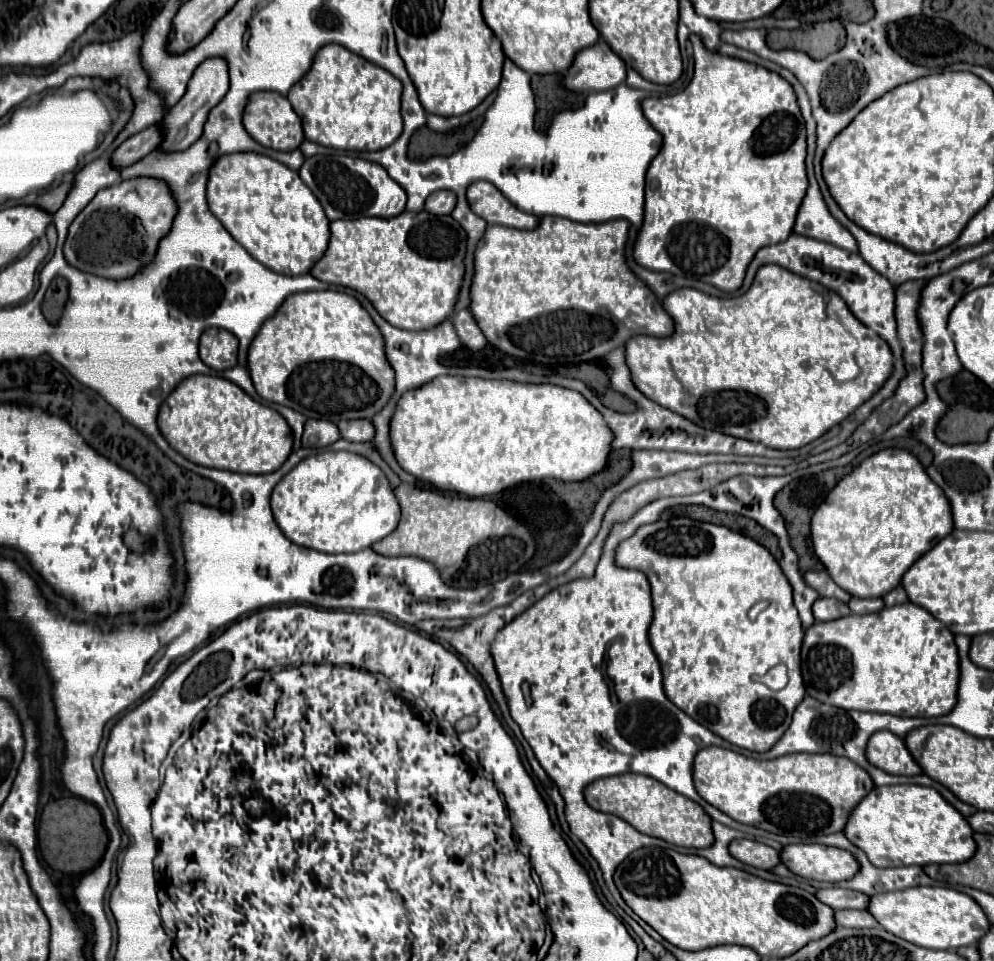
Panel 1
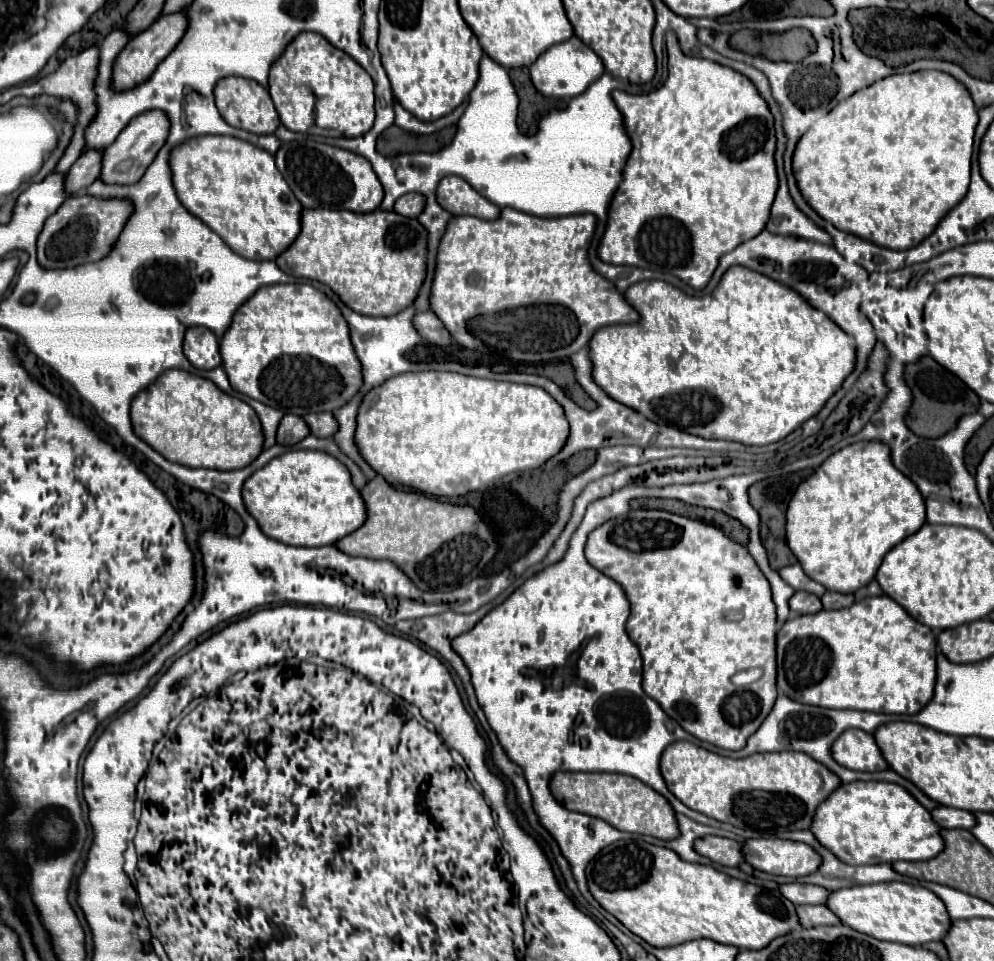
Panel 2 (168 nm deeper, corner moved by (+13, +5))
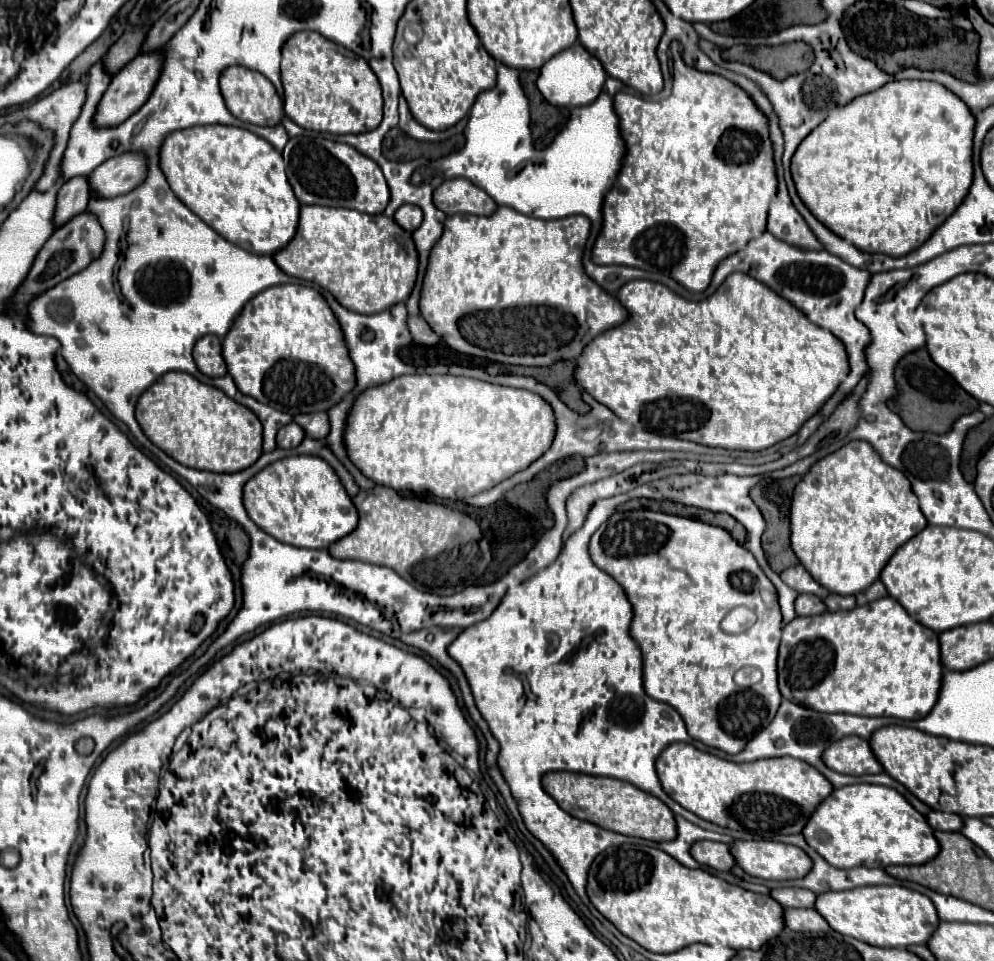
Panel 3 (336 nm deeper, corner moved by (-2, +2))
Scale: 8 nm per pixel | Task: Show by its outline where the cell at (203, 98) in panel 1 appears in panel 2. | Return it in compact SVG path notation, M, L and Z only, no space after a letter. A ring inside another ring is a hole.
M146 111L138 117L134 117L128 127L118 135L118 139L108 145L102 151L102 171L100 171L100 181L104 183L116 183L116 185L132 185L140 181L148 165L154 161L158 149L164 145L168 137L168 117L164 117L162 111Z

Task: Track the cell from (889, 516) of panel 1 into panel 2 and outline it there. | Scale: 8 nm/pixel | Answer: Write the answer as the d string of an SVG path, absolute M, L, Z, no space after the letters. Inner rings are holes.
M856 441L832 453L796 487L786 509L786 545L796 555L808 577L824 585L828 591L854 593L874 579L884 555L908 535L916 533L924 521L924 499L918 487L906 475L894 469L890 449L878 441Z

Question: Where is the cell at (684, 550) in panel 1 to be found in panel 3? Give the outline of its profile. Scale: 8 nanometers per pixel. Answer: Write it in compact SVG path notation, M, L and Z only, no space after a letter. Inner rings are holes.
M643 508L619 512L599 526L599 530L591 536L589 554L603 572L623 586L633 606L635 616L631 622L631 636L643 652L645 692L659 702L671 704L685 720L693 740L719 748L727 754L741 752L747 740L771 724L781 706L781 692L777 684L777 656L783 628L781 608L777 600L773 608L765 606L763 596L777 596L777 590L759 568L755 556L737 544L737 540L723 528ZM737 606L751 608L757 614L757 622L741 634L727 634L721 630L721 620Z

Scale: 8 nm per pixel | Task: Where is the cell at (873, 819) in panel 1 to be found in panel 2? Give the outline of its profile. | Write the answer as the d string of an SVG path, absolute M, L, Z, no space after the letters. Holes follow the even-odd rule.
M852 781L840 785L828 799L818 805L816 817L810 825L812 835L820 841L822 847L830 849L840 861L848 865L870 865L870 863L894 863L894 861L926 861L932 859L944 849L940 837L940 827L932 821L930 813L900 785L884 781Z

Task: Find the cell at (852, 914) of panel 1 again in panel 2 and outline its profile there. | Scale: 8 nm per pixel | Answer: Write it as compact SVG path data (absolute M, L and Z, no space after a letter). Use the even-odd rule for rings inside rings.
M798 905L796 913L800 917L800 925L806 929L816 925L840 925L840 919L826 905Z

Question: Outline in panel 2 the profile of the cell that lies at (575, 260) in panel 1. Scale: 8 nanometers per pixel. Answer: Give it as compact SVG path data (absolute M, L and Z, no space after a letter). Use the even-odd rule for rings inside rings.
M504 207L500 209L498 219L494 221L484 221L478 217L470 217L470 215L456 215L448 221L446 231L440 239L438 245L438 253L436 253L436 269L434 269L434 279L432 279L432 291L430 291L430 309L432 313L442 321L442 325L448 329L448 333L452 335L452 339L460 345L460 347L468 347L480 353L502 353L508 359L516 361L516 363L548 363L548 361L560 361L560 359L568 359L570 355L574 355L576 351L580 351L582 347L588 345L590 337L594 335L596 329L606 327L606 325L616 325L616 323L634 323L638 321L638 313L634 307L630 307L624 299L624 295L604 277L600 277L588 261L588 245L590 239L594 235L594 227L596 227L596 217L594 215L568 215L568 217L554 217L554 219L544 219L544 217L534 217L534 215L526 215L520 213L516 209Z

